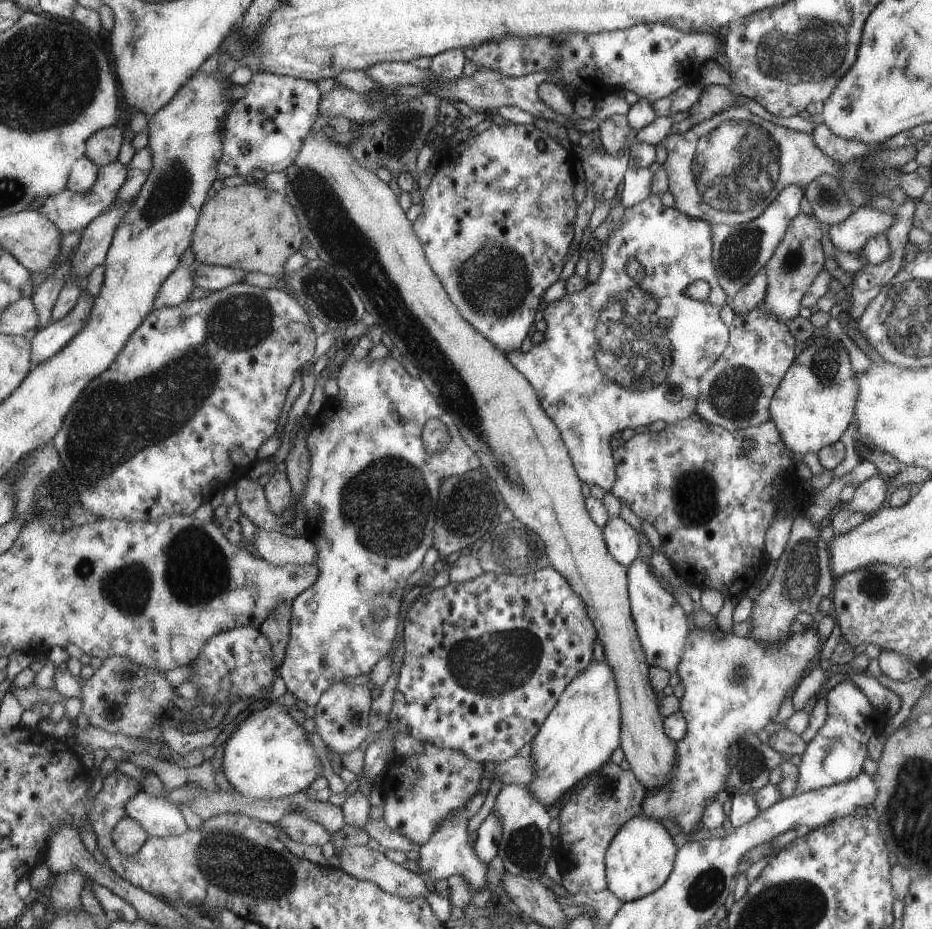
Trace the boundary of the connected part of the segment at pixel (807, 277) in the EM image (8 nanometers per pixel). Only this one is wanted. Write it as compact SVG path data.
M797 213L787 223L781 240L763 266L766 272L767 286L761 301L778 321L787 322L798 315L801 297L812 286L812 282L823 268L825 260L819 242L821 238L820 224L811 213Z

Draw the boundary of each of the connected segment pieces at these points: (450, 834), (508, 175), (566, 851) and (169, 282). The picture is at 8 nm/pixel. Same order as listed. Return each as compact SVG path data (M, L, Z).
M474 794L461 808L449 813L429 835L428 840L419 846L419 857L415 862L420 867L420 877L426 884L427 891L433 891L434 881L451 875L461 877L471 892L476 892L485 884L487 865L476 858L472 846L467 843L468 834L465 833L467 821L478 811L484 799L485 795Z
M493 123L487 130L458 142L448 152L442 152L435 164L435 173L431 176L429 184L421 194L421 212L413 221L413 226L417 238L423 244L428 265L432 267L437 278L440 279L446 293L449 294L461 316L508 357L509 352L518 350L521 342L527 336L527 330L533 322L535 310L537 310L539 302L542 302L543 292L549 284L558 280L557 274L563 266L563 256L567 256L565 252L567 252L567 248L570 248L571 240L574 240L573 220L576 220L578 206L575 206L575 202L571 200L573 198L573 186L575 186L575 176L573 176L571 154L567 154L567 149L551 135L540 131L534 123L528 125L509 124L506 126Z
M609 763L593 773L586 783L577 790L570 791L560 808L553 814L560 822L559 844L553 854L560 874L560 886L569 895L578 892L599 892L607 888L604 852L609 841L619 832L619 828L630 818L643 815L642 806L646 788L629 770L623 771L619 765Z
M193 262L187 268L178 266L167 280L163 281L156 292L155 301L152 302L152 309L161 307L177 306L185 297L189 296L189 292L195 287L193 284L194 268L199 262Z

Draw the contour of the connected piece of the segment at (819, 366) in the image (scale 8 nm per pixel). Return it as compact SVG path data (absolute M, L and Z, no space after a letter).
M824 330L816 332L809 343L798 349L791 368L784 374L770 402L770 418L776 423L784 446L793 451L795 456L806 452L816 453L820 448L838 441L847 425L854 416L854 406L857 404L858 384L849 366L847 351L842 350L841 342L835 342Z

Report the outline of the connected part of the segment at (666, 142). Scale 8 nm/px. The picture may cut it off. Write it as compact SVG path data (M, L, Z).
M743 106L727 108L694 124L684 133L669 133L659 143L666 150L666 159L661 167L668 178L668 191L674 198L674 208L689 217L703 219L711 226L745 224L759 216L788 184L796 184L803 189L815 177L825 173L835 177L842 169L841 164L815 146L811 133L793 132L793 129L775 125L752 115Z

